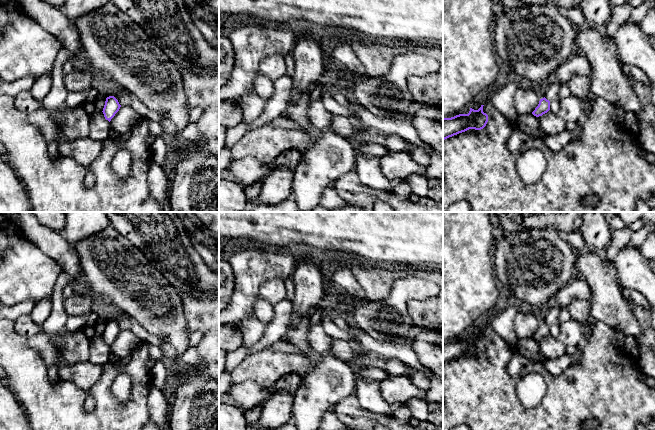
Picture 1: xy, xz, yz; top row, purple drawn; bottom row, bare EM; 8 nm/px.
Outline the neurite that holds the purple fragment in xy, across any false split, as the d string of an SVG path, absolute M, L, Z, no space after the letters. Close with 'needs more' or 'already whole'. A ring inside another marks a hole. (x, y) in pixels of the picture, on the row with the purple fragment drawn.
M114 96L107 97L102 111L105 119L110 122L115 114L119 111L120 107L121 105Z | already whole

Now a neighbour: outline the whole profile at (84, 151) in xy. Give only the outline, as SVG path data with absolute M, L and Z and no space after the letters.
M87 136L72 142L58 143L58 147L62 156L71 157L77 163L87 167L99 156L104 147L104 141Z

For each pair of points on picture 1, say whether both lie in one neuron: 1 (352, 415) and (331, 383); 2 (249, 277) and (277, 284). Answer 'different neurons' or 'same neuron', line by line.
1: different neurons
2: different neurons

